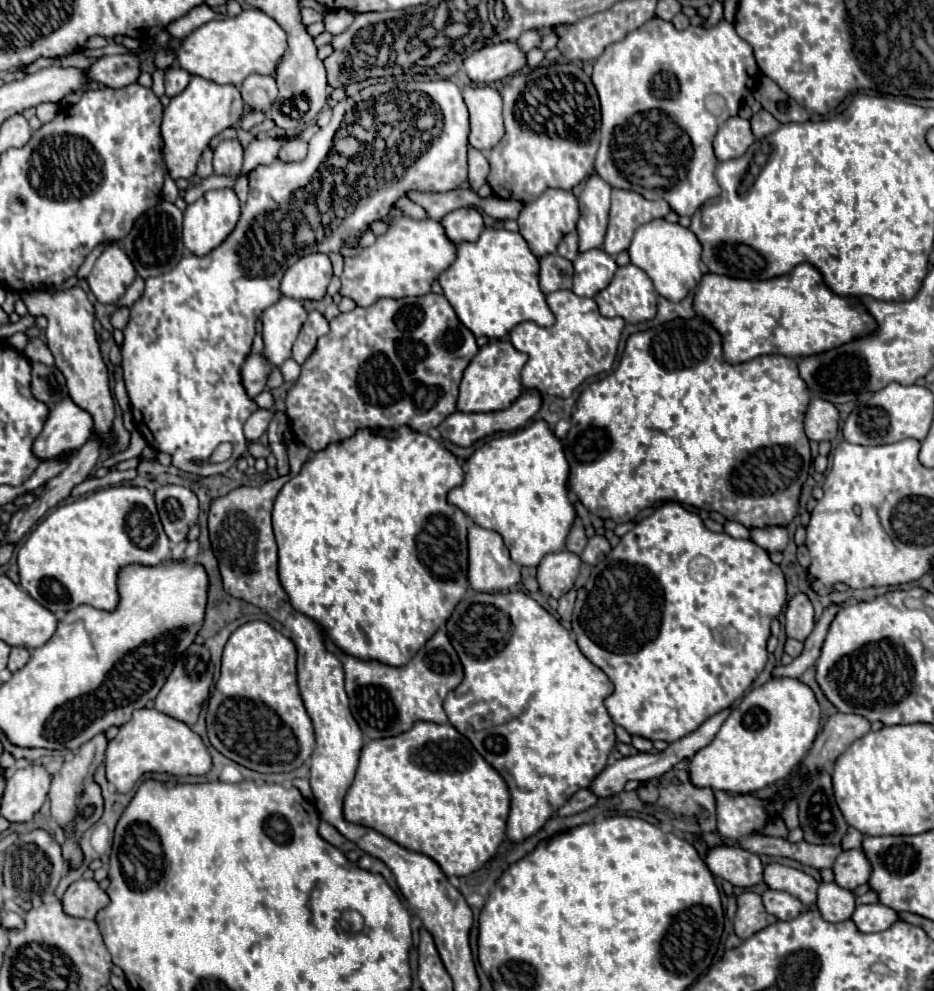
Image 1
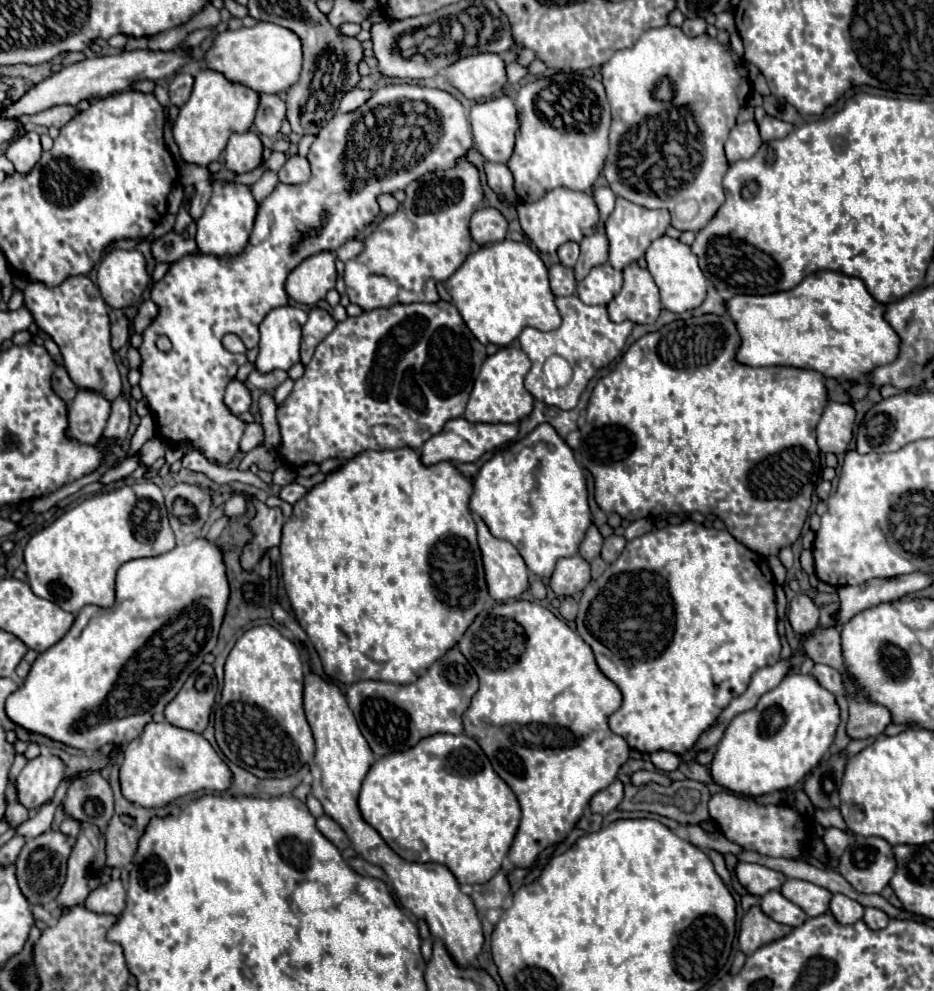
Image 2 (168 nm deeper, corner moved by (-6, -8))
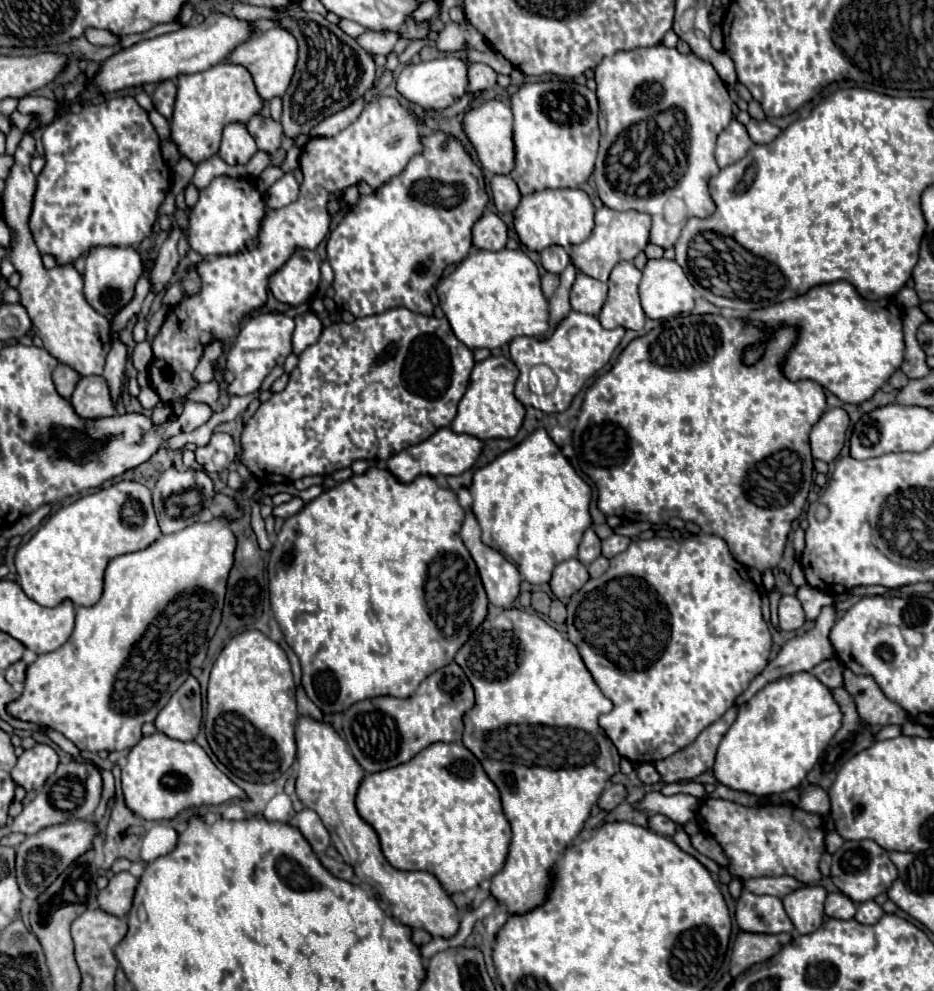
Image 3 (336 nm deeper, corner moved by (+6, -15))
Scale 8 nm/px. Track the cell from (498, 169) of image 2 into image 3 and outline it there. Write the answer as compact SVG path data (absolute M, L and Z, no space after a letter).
M494 176L490 182L492 198L500 214L514 212L520 202L520 190L510 176Z

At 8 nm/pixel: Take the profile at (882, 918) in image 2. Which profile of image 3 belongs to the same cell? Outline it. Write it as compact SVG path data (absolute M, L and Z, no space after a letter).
M868 900L864 904L858 904L858 912L856 912L856 920L860 924L876 924L880 918L884 916L884 910L880 904L876 904L874 900Z

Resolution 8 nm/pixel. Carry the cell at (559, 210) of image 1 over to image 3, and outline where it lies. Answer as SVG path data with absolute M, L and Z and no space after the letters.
M558 188L558 190L542 190L542 192L534 192L534 194L526 194L522 196L516 212L514 212L514 228L520 236L520 242L528 248L528 250L534 250L534 252L542 252L544 248L552 246L552 244L558 244L558 246L572 246L572 244L580 244L584 242L592 228L594 228L594 206L592 206L592 200L590 196L580 190L580 188Z

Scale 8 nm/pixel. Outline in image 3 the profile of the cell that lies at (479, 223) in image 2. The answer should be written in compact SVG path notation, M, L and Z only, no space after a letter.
M484 212L484 216L474 224L472 230L474 246L484 250L502 250L508 240L508 228L494 212Z

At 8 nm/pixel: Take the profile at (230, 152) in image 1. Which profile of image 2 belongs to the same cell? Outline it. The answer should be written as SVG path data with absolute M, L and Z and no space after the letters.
M246 131L246 133L234 133L228 139L228 145L224 149L224 163L228 171L246 173L258 167L260 161L262 161L262 143L258 135Z

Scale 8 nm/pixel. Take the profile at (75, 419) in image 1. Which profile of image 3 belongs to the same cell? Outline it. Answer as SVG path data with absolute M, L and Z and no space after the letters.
M84 376L78 382L70 402L82 418L104 418L116 414L116 406L110 398L110 388L104 376Z

